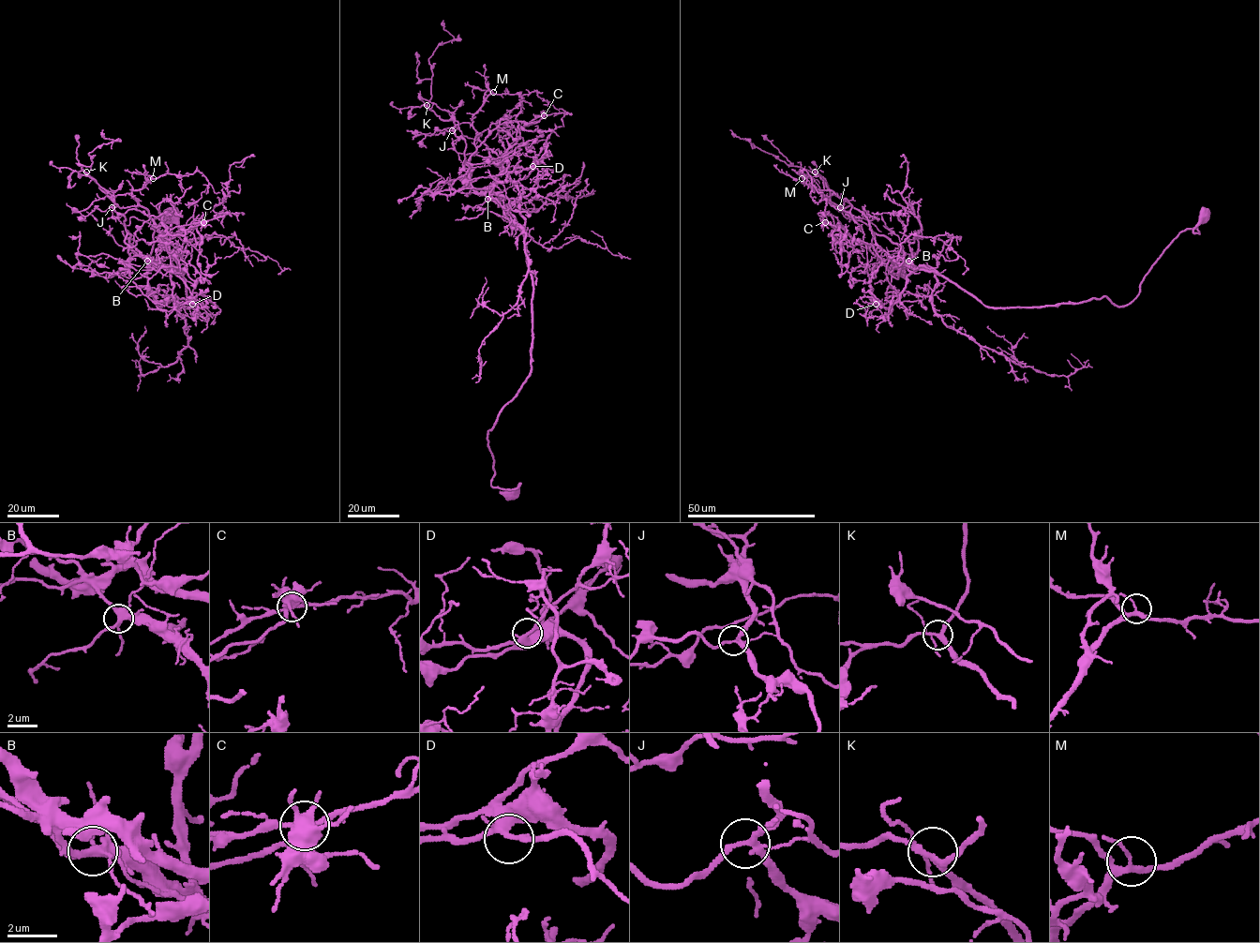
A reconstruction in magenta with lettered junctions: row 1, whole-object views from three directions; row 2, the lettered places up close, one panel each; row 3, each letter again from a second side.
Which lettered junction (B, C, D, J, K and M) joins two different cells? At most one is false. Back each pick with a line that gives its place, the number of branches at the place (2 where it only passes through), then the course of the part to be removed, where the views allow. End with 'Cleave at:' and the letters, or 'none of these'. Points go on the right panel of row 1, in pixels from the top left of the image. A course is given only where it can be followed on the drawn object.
Cleave at: none of these

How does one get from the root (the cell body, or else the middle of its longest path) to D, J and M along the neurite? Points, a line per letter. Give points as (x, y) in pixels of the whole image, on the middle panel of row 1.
D: (512, 494), (520, 483), (491, 485), (487, 432), (531, 368), (532, 277), (509, 207), (537, 187), (532, 166)
J: (512, 494), (520, 483), (491, 485), (487, 432), (531, 371), (532, 277), (522, 230), (471, 187), (452, 130)
M: (512, 494), (520, 483), (491, 485), (487, 432), (531, 371), (532, 277), (517, 187), (472, 125), (493, 92)

